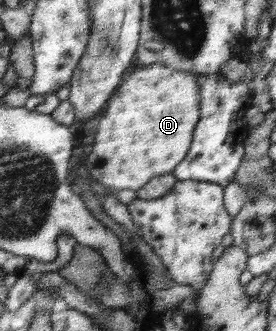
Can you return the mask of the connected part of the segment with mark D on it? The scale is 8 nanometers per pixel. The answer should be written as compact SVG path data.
M166 64L143 66L132 72L126 79L126 85L118 89L114 101L106 107L94 147L90 147L86 169L94 181L114 192L133 189L137 190L138 199L158 199L177 182L171 174L172 169L184 159L198 121L200 99L198 83L192 72L170 69Z

